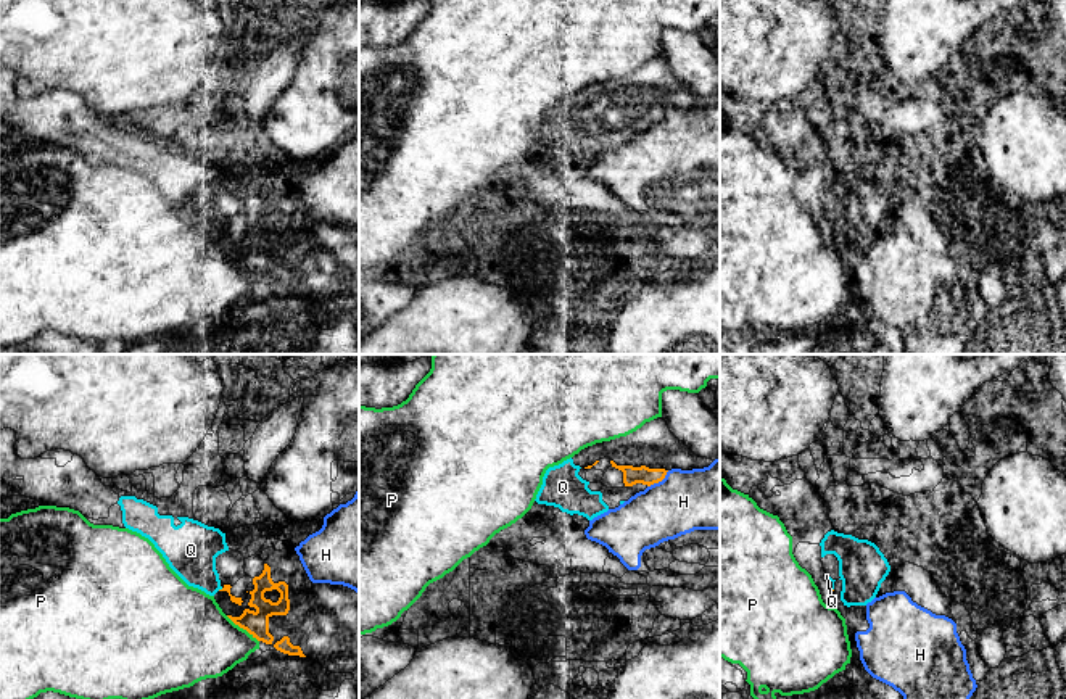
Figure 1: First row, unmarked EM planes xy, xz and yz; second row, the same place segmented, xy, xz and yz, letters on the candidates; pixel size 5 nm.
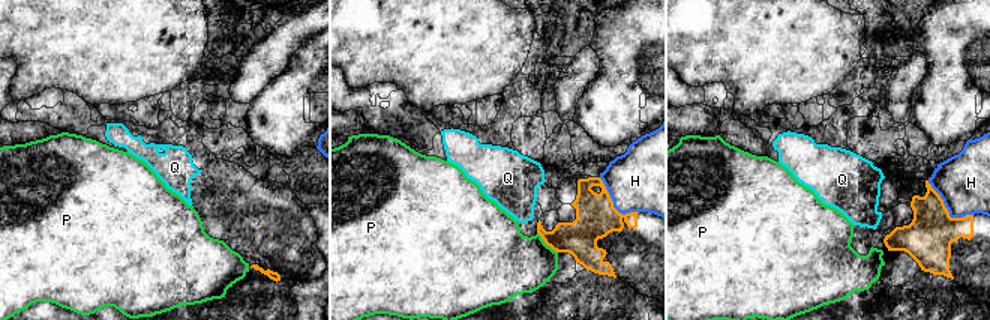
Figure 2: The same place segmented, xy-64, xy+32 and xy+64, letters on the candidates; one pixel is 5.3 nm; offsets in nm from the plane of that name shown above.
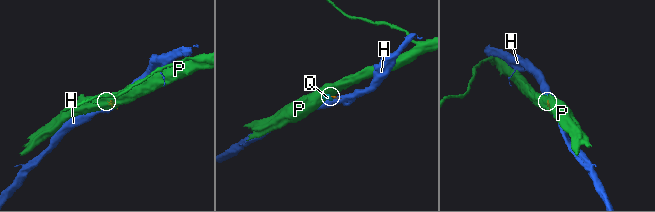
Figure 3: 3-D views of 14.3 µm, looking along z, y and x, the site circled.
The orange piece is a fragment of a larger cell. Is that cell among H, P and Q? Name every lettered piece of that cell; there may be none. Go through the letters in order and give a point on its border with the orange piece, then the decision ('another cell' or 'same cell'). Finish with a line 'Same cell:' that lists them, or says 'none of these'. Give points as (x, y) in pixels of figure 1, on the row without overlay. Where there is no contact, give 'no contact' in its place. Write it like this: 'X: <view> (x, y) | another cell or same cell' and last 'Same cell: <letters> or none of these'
H: xz (659, 119) | another cell
P: xy (242, 266) | another cell
Q: xy (219, 229) | same cell
Same cell: Q

